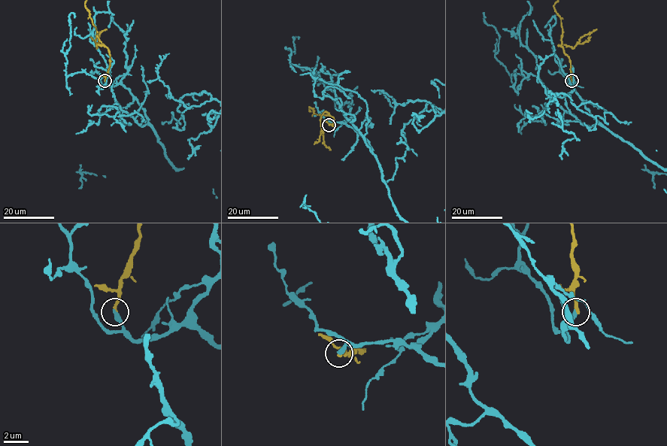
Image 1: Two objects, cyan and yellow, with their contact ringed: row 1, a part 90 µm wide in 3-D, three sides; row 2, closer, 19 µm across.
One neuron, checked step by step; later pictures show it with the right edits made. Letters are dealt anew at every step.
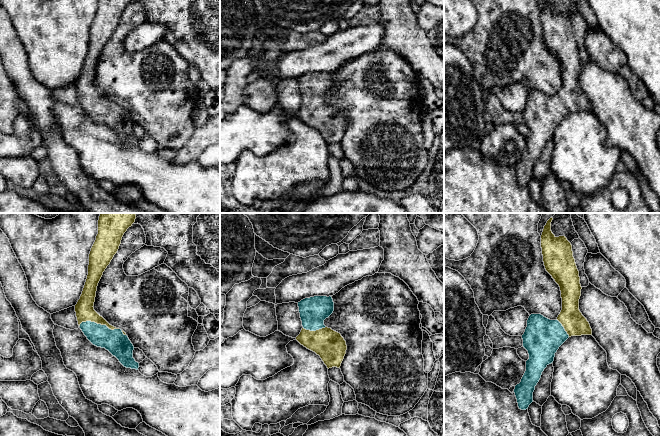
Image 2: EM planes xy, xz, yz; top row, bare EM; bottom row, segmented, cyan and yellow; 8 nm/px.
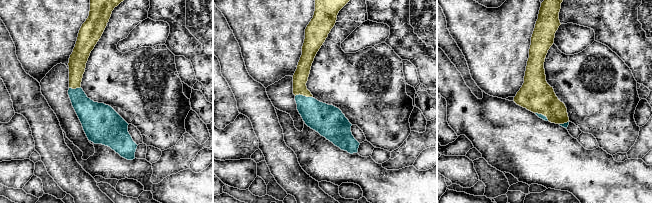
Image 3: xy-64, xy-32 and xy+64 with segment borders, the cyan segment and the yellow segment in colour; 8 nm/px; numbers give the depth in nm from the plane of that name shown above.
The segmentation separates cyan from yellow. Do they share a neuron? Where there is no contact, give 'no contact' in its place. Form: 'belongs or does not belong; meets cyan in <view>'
belongs; meets cyan in xy

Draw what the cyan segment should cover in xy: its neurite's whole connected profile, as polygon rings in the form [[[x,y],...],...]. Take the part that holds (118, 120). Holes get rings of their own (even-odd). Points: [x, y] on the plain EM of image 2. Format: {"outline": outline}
{"outline": [[[98,0],[98,10],[89,30],[87,55],[80,75],[75,81],[75,88],[80,105],[93,121],[108,126],[124,143],[138,146],[139,139],[133,134],[134,122],[126,109],[110,101],[93,83],[97,62],[103,48],[117,29],[124,9],[131,2],[132,0]]]}

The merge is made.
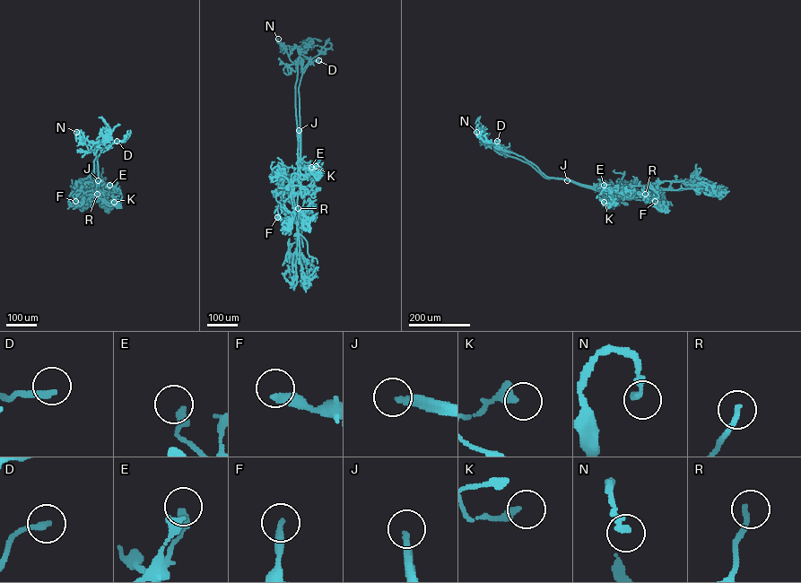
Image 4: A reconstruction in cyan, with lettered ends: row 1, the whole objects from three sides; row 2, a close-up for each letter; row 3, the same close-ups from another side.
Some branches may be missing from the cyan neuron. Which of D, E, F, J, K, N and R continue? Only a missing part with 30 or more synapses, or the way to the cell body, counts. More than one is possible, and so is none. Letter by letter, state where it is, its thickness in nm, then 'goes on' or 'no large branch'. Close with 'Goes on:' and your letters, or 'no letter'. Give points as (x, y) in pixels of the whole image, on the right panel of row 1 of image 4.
D: at (497, 141); 240 nm thick; goes on
E: at (604, 185); 340 nm thick; no large branch
F: at (655, 201); 320 nm thick; no large branch
J: at (567, 180); 280 nm thick; goes on
K: at (604, 202); 400 nm thick; no large branch
N: at (476, 132); 220 nm thick; no large branch
R: at (645, 194); 190 nm thick; no large branch
Goes on: D, J

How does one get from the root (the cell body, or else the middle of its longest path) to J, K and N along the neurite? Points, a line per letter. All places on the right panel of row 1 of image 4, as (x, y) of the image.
J: (625, 203), (622, 202), (622, 193), (611, 195), (567, 180)
K: (625, 203), (622, 202), (622, 193), (613, 197), (610, 203), (604, 202)
N: (625, 203), (622, 202), (622, 193), (613, 196), (566, 179), (545, 178), (528, 163), (488, 144), (476, 132)

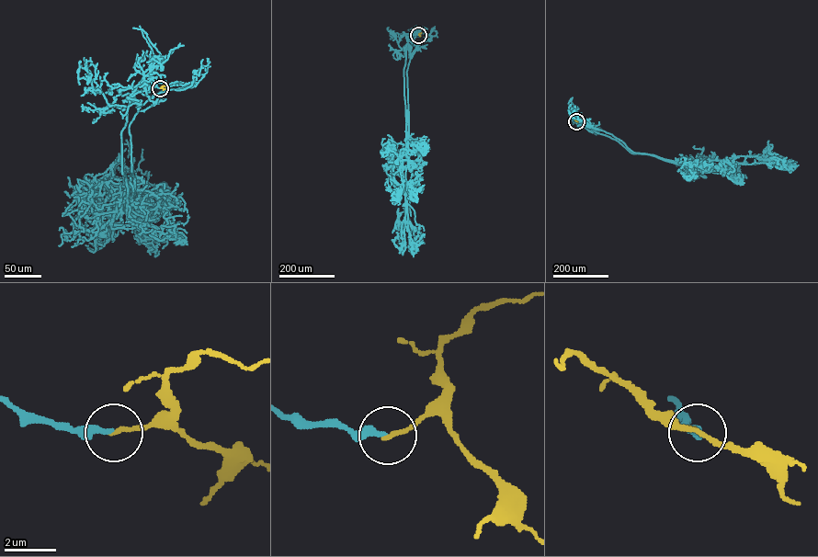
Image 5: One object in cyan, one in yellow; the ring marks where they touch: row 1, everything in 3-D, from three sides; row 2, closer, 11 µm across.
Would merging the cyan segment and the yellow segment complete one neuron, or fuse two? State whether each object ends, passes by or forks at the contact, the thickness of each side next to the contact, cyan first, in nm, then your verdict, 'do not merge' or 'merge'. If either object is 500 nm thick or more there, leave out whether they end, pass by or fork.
cyan ends; yellow ends; calibres 240 and 160 nm; do not merge

